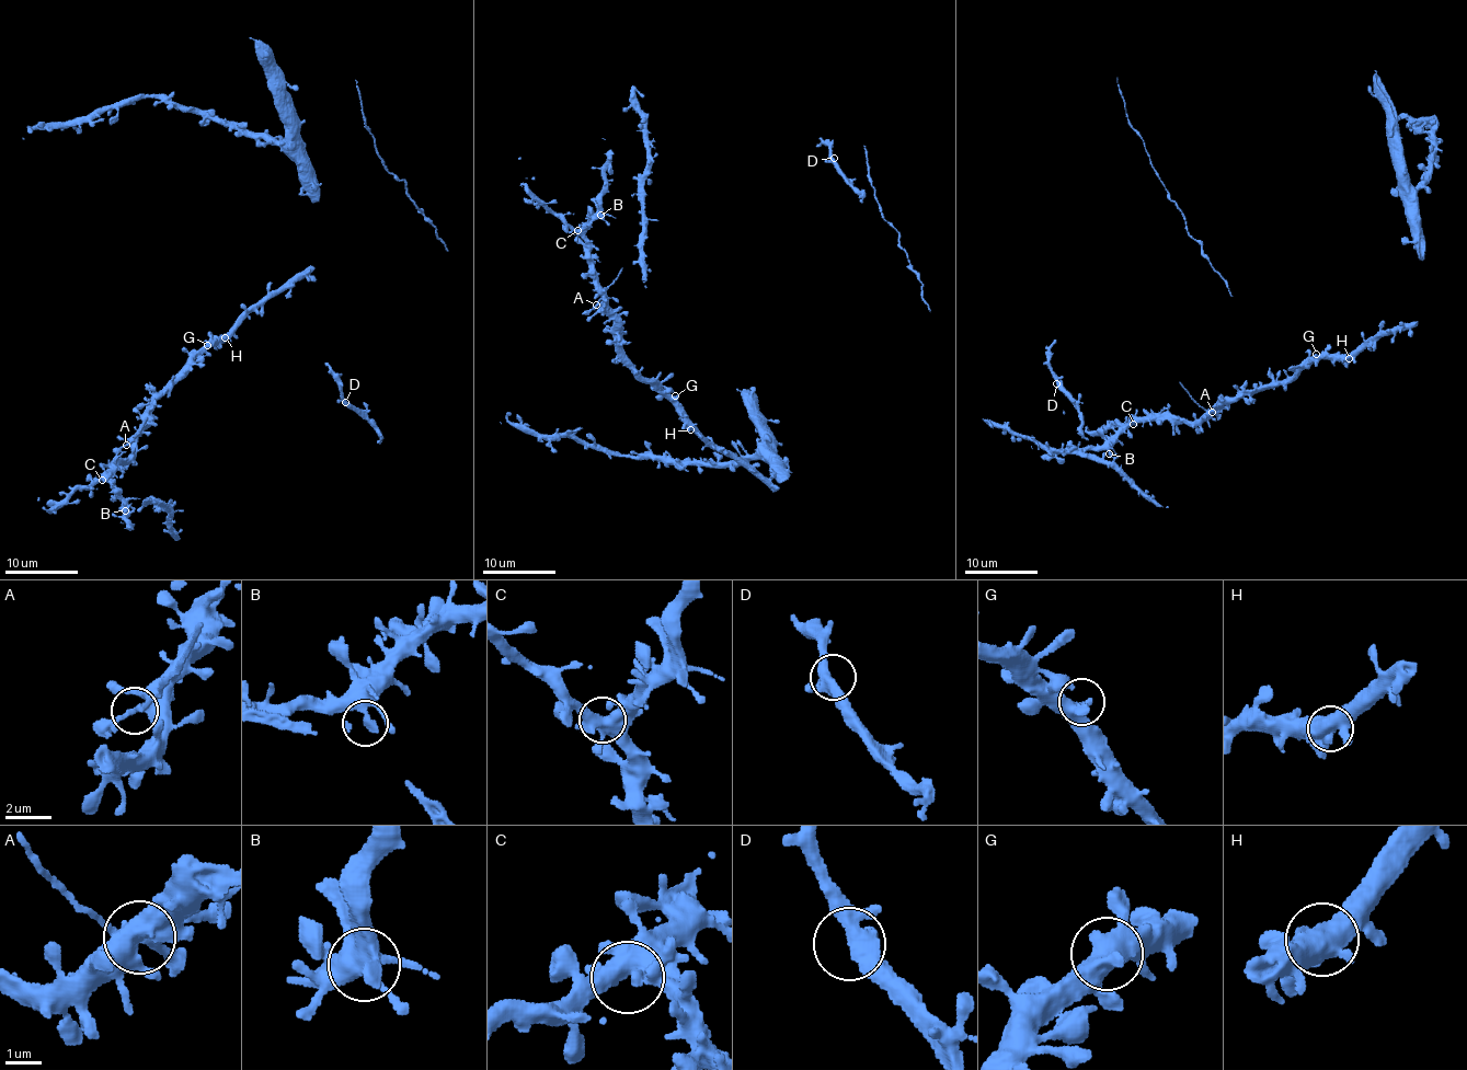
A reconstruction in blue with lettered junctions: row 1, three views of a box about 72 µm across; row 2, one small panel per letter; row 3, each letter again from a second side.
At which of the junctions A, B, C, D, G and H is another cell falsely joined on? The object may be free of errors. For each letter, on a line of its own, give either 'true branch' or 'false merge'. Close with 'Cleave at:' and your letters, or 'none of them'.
A: false merge
B: true branch
C: true branch
D: true branch
G: true branch
H: true branch
Cleave at: A

